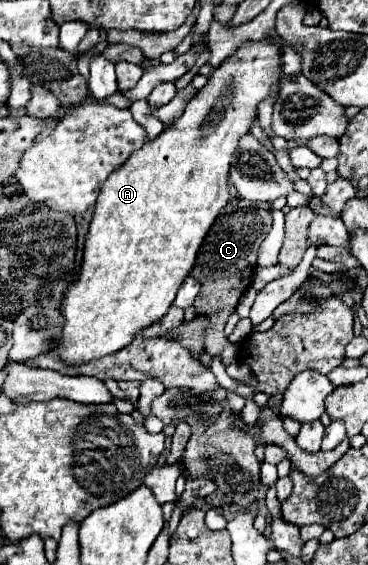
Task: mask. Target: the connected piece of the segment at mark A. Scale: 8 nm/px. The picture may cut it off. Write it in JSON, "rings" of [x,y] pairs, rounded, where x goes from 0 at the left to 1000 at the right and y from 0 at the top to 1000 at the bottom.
{"rings":[[[717,64],[717,71],[707,67],[707,71],[674,71],[674,74],[663,74],[630,99],[620,99],[620,106],[609,106],[592,120],[582,120],[582,127],[571,131],[560,152],[549,159],[538,159],[533,170],[505,184],[500,202],[484,212],[473,212],[467,219],[457,219],[440,230],[435,241],[424,241],[418,248],[402,248],[380,265],[359,269],[359,276],[348,276],[348,283],[332,294],[321,294],[293,312],[293,319],[283,322],[283,329],[272,336],[272,347],[261,354],[261,372],[255,372],[255,382],[250,382],[250,393],[245,393],[245,407],[239,407],[239,418],[234,418],[228,464],[223,464],[217,492],[185,513],[185,520],[179,520],[174,535],[168,535],[168,545],[163,545],[168,559],[174,559],[174,588],[158,598],[158,605],[152,605],[152,627],[163,630],[168,641],[179,641],[179,644],[217,644],[217,641],[245,641],[245,637],[310,627],[326,616],[348,612],[359,605],[359,598],[386,581],[397,581],[397,573],[418,573],[424,566],[435,566],[457,552],[457,545],[467,542],[467,535],[478,527],[484,506],[516,485],[516,478],[527,471],[527,460],[533,460],[533,450],[538,450],[538,439],[543,439],[554,418],[565,414],[565,407],[582,396],[582,389],[598,379],[598,372],[620,361],[620,350],[625,350],[625,340],[620,340],[620,301],[625,301],[630,276],[647,265],[652,244],[668,241],[668,237],[679,237],[679,227],[685,227],[685,219],[696,212],[701,184],[739,170],[739,156],[761,159],[761,135],[766,135],[766,124],[761,124],[766,120],[766,106],[761,103],[766,103],[761,74],[755,71],[734,71],[734,64]]]}

